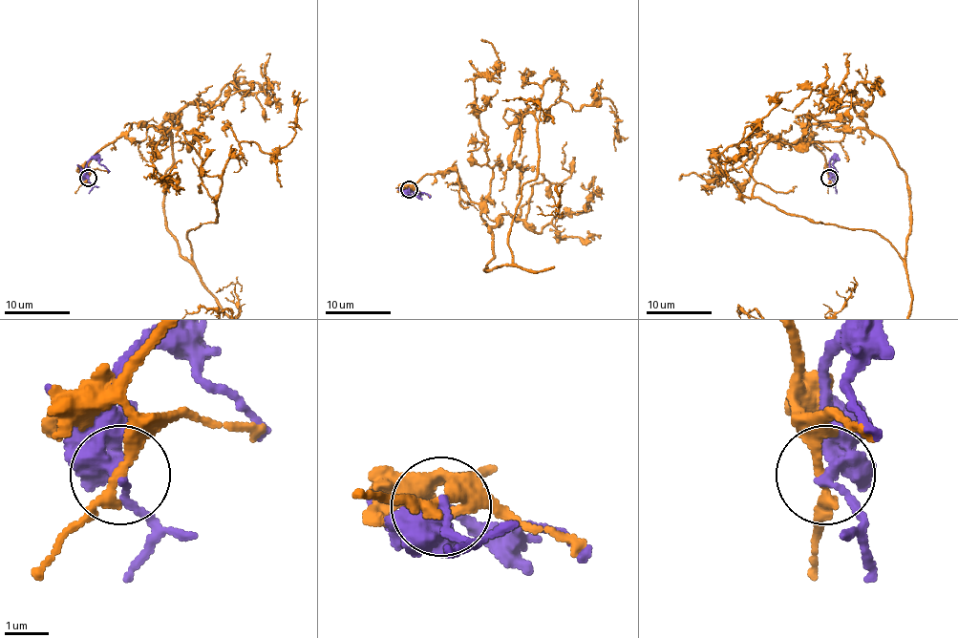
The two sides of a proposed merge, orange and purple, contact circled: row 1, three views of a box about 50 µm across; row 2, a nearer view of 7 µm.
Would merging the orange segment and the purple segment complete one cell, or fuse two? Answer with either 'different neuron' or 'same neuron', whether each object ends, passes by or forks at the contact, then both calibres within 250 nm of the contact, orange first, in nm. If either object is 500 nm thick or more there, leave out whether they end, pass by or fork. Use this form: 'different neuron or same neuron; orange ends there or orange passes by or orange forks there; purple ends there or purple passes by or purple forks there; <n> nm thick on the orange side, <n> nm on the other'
different neuron; orange passes by; purple forks there; 220 nm thick on the orange side, 320 nm on the other

